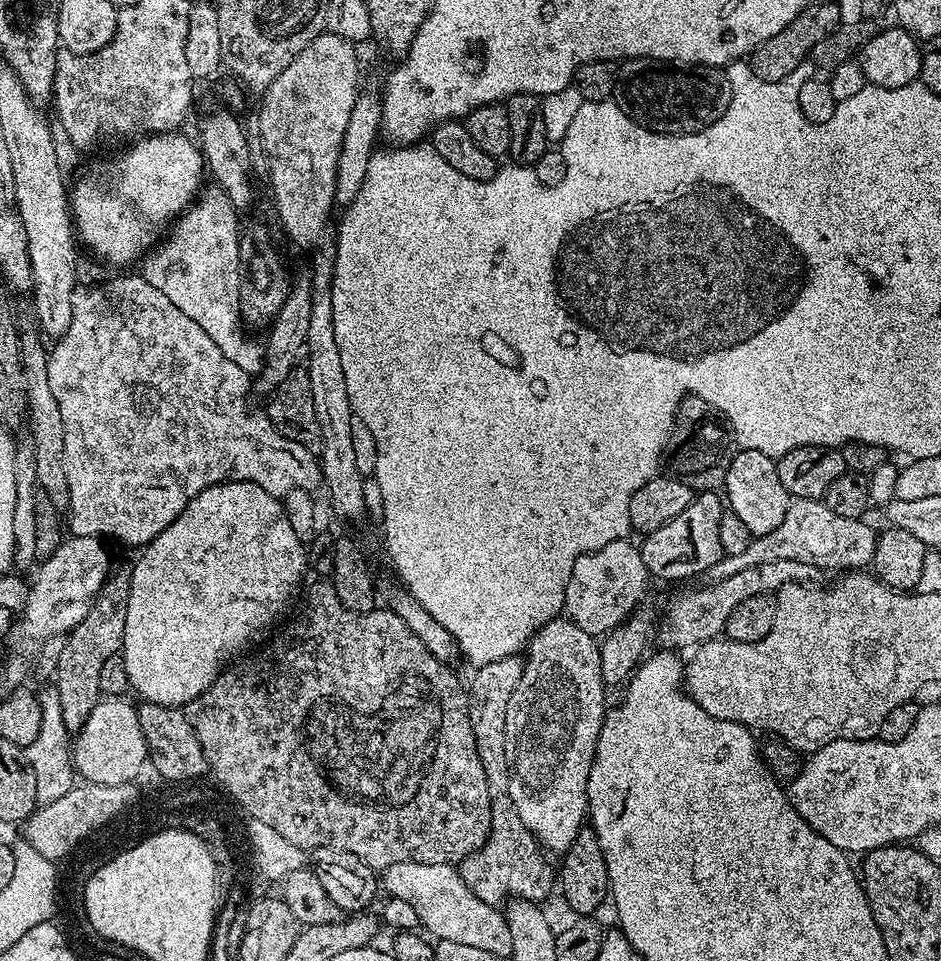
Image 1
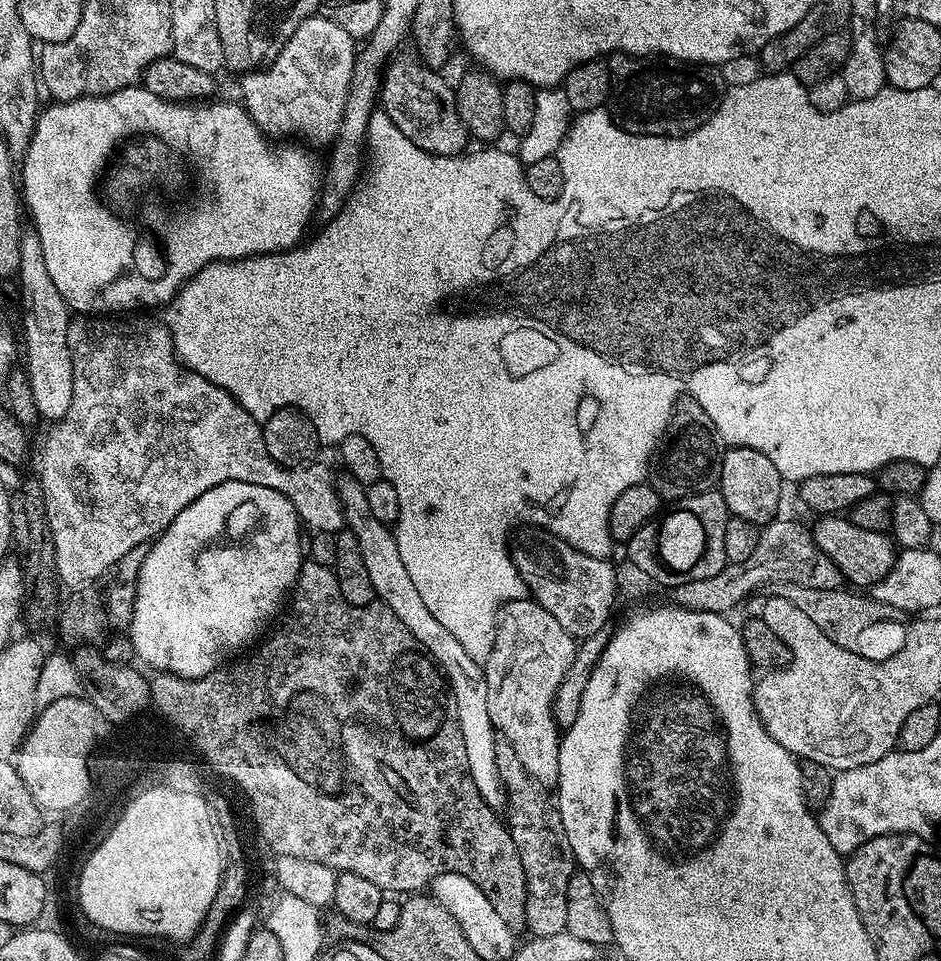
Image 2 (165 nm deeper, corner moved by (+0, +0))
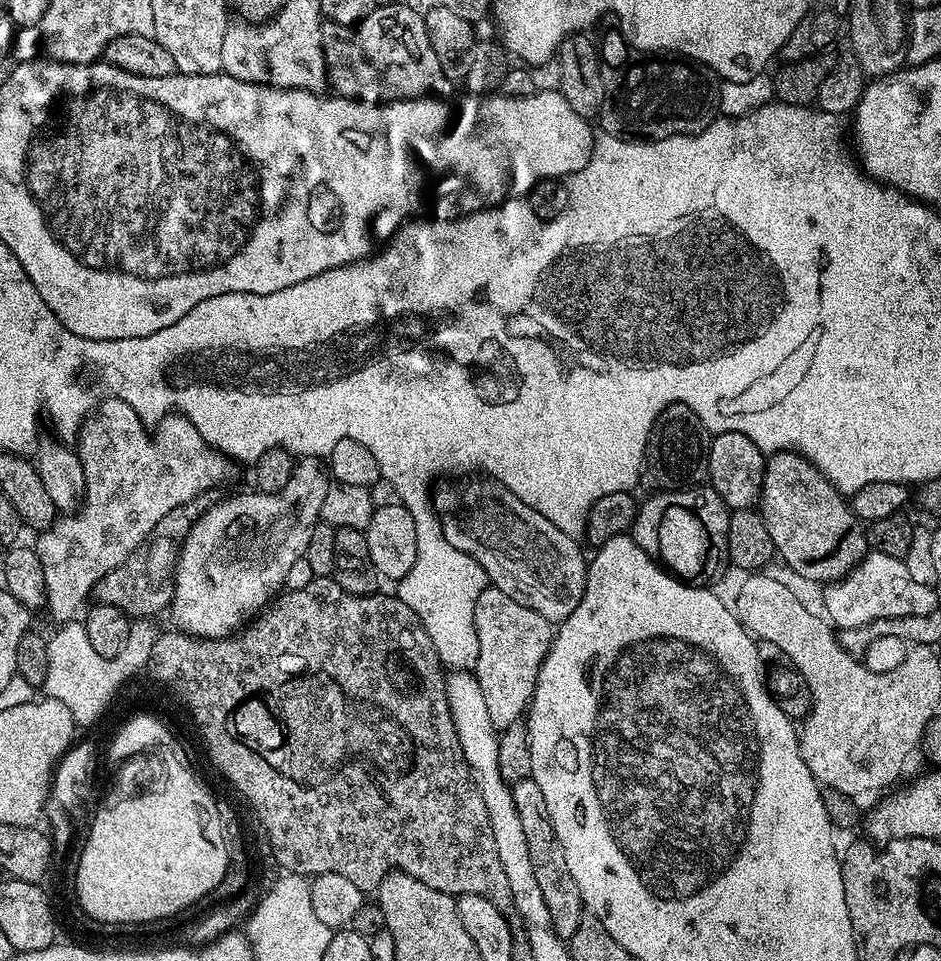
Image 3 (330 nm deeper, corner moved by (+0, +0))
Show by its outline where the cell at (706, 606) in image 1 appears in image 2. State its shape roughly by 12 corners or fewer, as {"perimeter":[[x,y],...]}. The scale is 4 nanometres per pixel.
{"perimeter":[[780,582],[826,638],[852,648],[867,628],[903,621],[901,608],[852,590]]}

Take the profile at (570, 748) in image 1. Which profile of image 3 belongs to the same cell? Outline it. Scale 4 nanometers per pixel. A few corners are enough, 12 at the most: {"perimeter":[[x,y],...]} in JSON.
{"perimeter":[[491,586],[474,675],[503,730],[531,704],[554,628]]}

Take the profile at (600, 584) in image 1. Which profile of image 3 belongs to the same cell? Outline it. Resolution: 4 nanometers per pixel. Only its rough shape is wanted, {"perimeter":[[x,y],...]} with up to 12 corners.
{"perimeter":[[491,478],[434,496],[446,542],[549,622],[582,602],[573,537]]}

